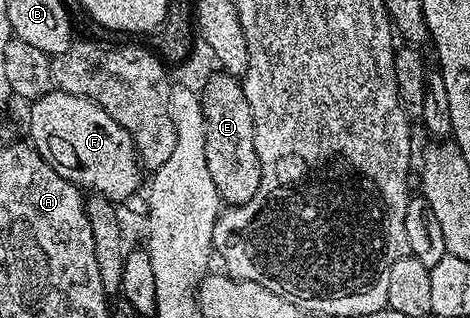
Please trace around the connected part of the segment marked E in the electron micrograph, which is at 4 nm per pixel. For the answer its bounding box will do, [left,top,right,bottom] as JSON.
[201,70,261,206]

